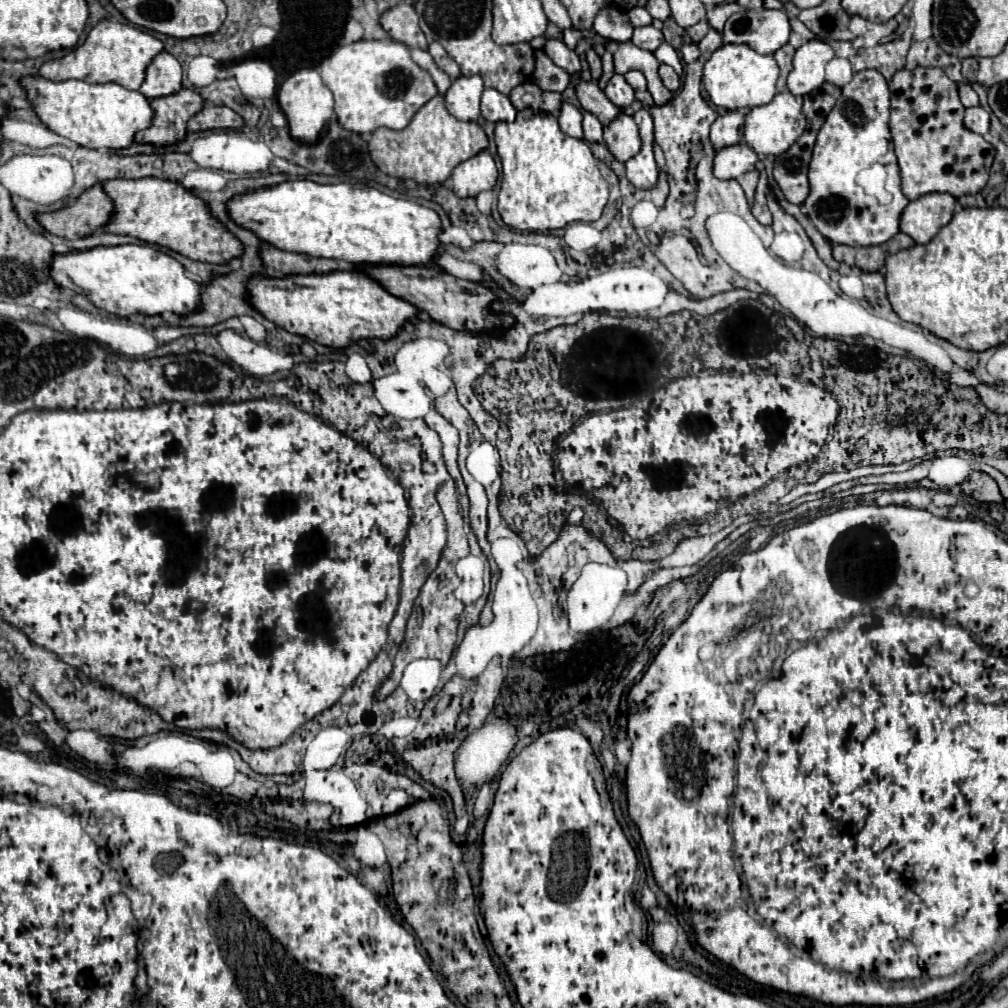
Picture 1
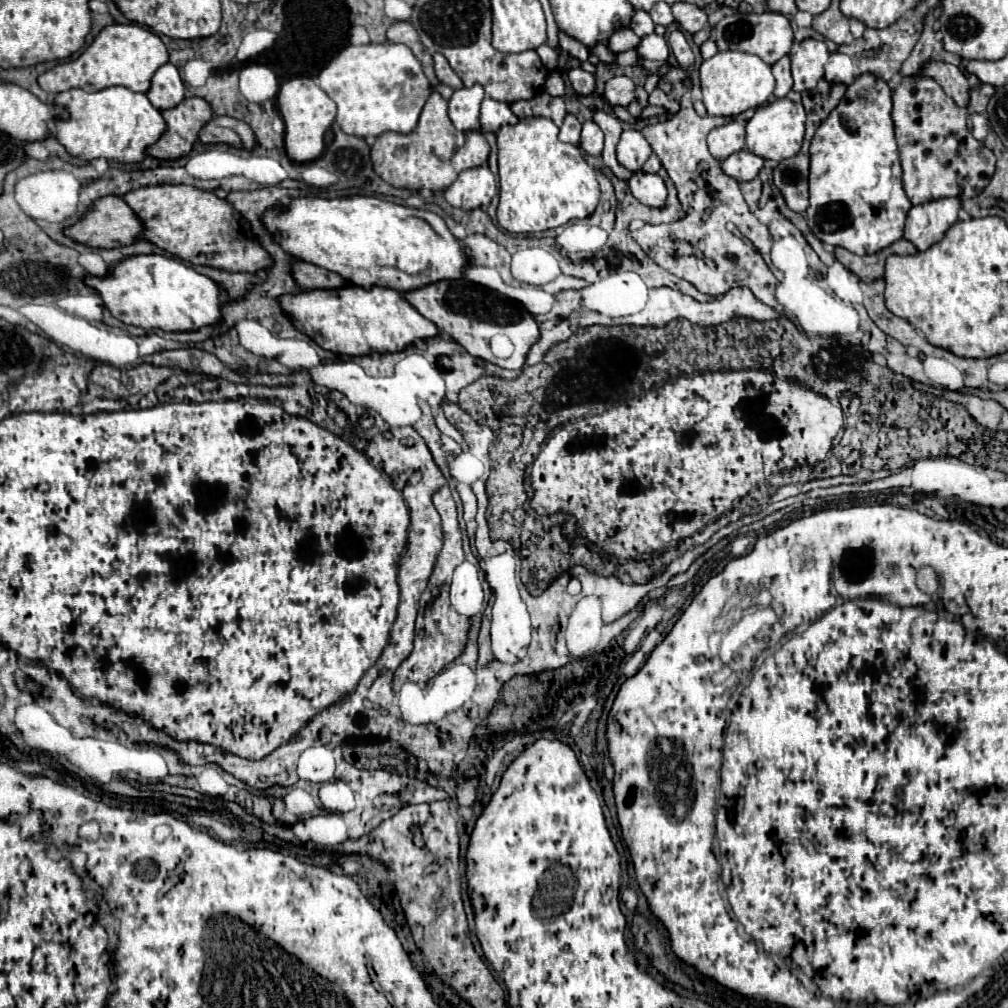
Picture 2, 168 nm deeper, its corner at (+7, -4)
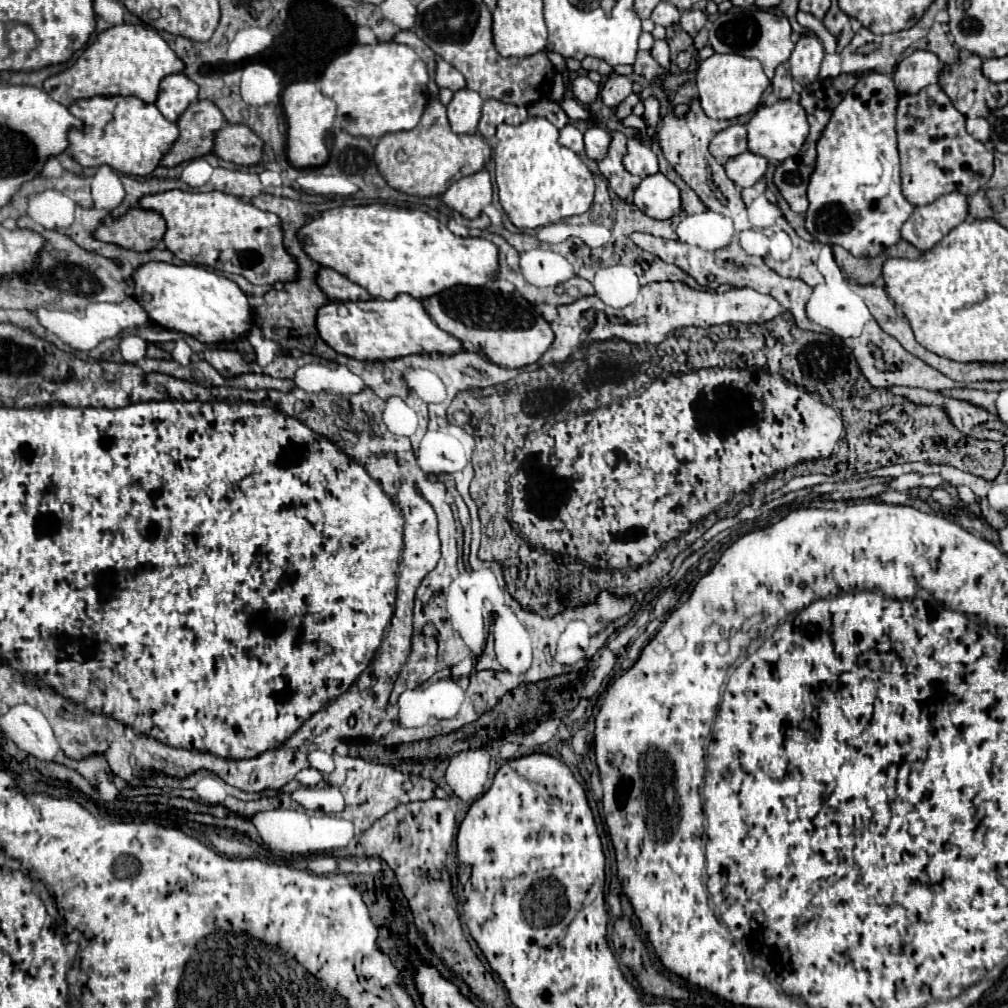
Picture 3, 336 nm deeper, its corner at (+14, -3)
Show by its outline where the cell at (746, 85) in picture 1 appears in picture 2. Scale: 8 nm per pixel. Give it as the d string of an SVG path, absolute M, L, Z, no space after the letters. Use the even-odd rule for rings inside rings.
M739 50L717 52L713 58L701 64L699 76L701 76L703 104L707 108L707 114L711 116L735 116L739 112L757 108L771 98L775 86L771 66L765 64L759 56Z

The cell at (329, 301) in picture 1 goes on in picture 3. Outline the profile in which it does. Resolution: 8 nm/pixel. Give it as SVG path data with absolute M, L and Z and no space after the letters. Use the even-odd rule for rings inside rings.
M398 295L392 301L332 301L318 311L318 335L338 353L358 361L392 361L406 355L462 353L462 341L442 331L424 309L422 301L412 295Z

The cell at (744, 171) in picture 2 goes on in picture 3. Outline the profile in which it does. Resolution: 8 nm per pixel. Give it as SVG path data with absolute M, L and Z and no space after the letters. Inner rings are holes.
M750 151L728 159L726 163L726 173L728 177L738 185L738 187L752 187L756 181L760 181L764 177L768 169L768 159L754 155Z

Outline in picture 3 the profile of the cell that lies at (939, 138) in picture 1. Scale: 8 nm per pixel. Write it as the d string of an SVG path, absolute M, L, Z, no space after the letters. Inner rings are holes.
M928 85L916 95L900 97L896 133L902 163L902 191L914 207L928 205L952 191L974 195L992 177L992 151L968 135L966 117L956 111L950 97L938 85Z

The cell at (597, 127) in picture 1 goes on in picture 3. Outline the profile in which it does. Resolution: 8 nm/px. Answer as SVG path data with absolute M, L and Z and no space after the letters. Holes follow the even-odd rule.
M590 127L584 133L584 143L586 143L586 155L594 161L602 161L608 155L610 147L610 133L600 129L600 127Z

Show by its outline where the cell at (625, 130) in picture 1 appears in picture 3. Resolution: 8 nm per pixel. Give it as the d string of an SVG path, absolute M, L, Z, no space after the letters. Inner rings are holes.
M628 139L628 153L624 157L624 167L632 175L638 175L640 179L660 173L656 153L650 147L644 147L638 139Z

